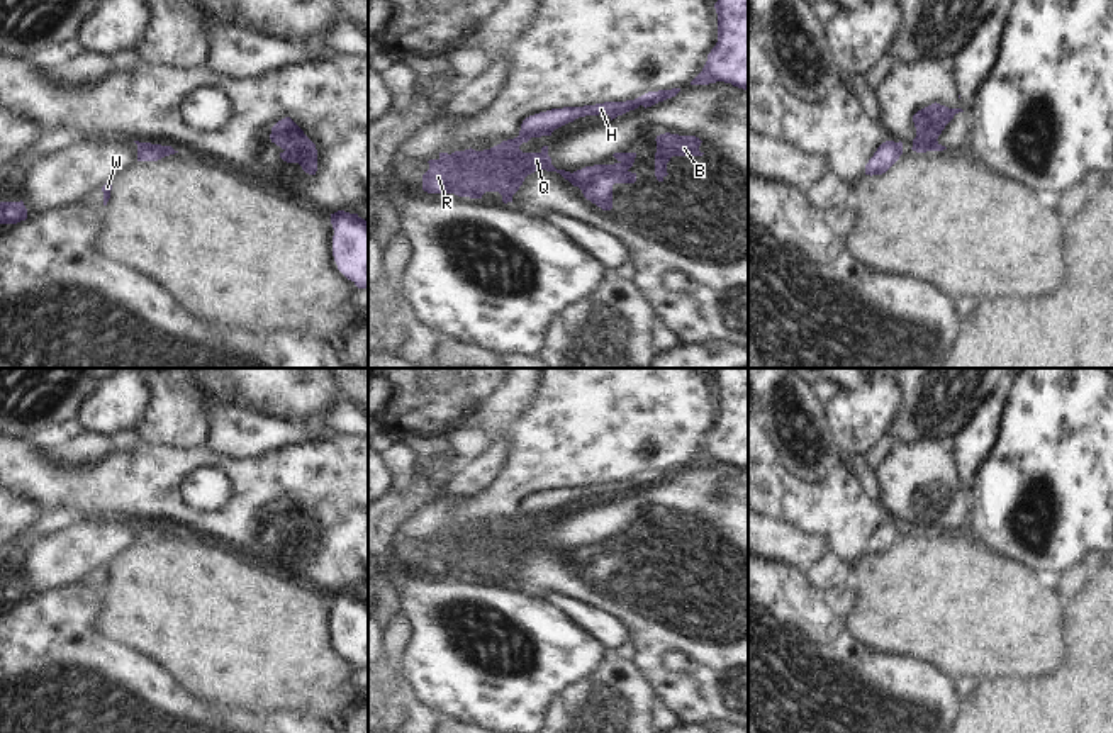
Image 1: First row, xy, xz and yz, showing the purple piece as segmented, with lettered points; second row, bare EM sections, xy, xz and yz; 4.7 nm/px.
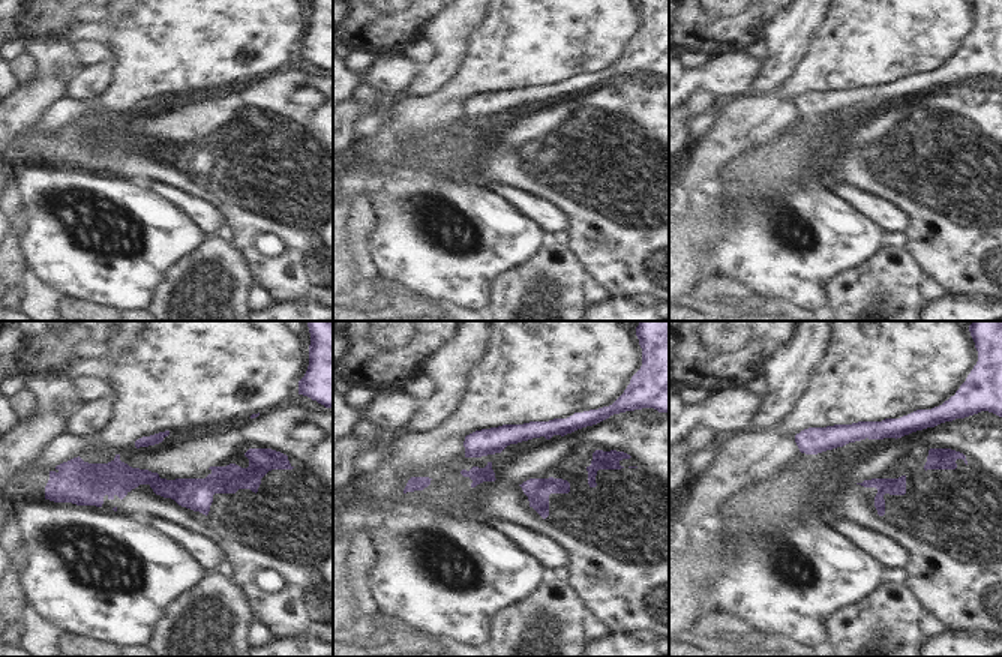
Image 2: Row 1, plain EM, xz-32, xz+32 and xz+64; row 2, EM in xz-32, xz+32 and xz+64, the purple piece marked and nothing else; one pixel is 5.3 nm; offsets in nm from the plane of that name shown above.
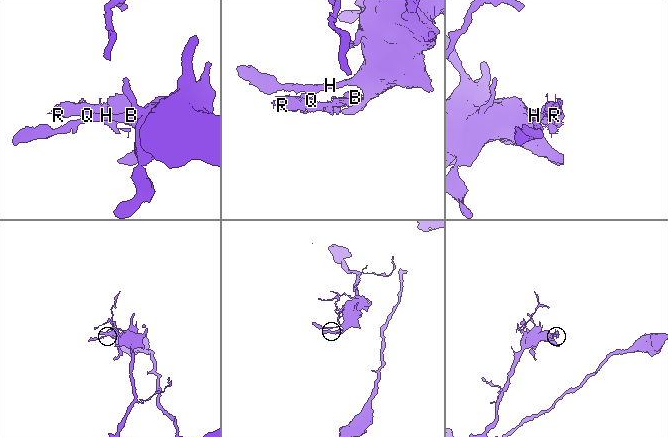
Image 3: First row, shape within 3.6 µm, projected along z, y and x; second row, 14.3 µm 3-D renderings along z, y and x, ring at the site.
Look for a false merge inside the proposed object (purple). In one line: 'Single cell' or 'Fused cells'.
Fused cells

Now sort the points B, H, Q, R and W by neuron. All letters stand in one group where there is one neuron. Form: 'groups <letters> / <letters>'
groups B Q R / H W

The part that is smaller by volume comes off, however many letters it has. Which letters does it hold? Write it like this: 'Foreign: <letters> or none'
Foreign: B, Q, R

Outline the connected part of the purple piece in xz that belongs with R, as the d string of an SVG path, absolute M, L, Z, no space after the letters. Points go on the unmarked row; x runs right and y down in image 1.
M521 516L501 524L475 531L439 533L429 540L429 550L422 555L422 570L428 574L455 574L458 577L482 579L485 572L499 572L502 582L512 582L524 558L538 550L556 551L573 567L579 567L587 580L602 590L612 589L612 565L635 563L636 553L629 548L636 533L614 533L614 545L594 545L573 553L556 550L548 536L548 526L540 533L523 533L519 526L528 523Z

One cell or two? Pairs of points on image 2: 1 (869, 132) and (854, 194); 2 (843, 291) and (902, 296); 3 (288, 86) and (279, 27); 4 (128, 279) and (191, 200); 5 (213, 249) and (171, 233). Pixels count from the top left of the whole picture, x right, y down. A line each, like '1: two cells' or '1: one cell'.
1: two cells
2: one cell
3: two cells
4: two cells
5: two cells

